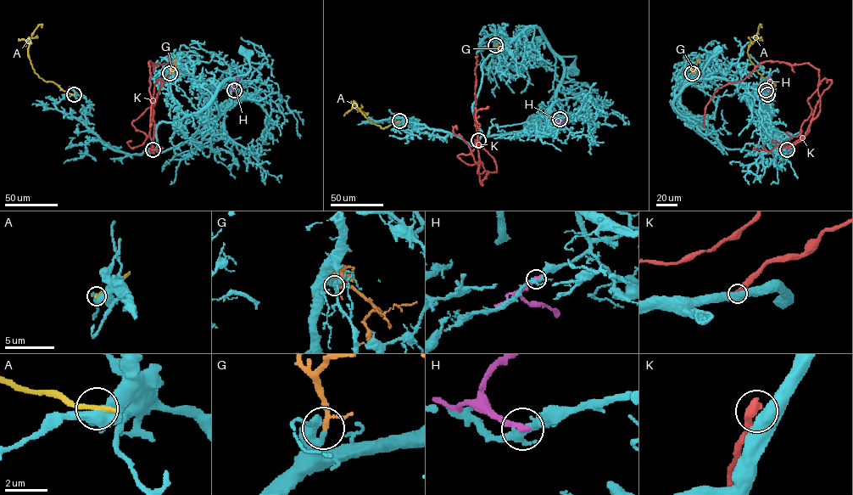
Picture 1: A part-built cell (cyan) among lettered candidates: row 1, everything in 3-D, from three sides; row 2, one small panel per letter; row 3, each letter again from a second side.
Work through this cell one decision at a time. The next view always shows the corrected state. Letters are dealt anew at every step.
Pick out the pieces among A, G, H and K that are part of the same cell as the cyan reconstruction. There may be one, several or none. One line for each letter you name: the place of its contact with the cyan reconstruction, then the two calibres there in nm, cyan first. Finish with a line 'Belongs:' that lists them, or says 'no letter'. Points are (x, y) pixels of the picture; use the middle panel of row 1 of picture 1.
G: (495, 45) | 280/180 nm
Belongs: G

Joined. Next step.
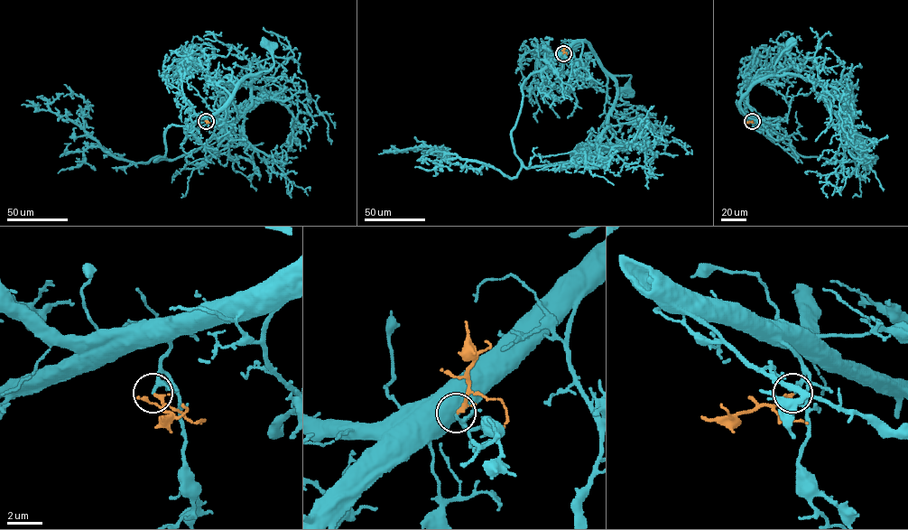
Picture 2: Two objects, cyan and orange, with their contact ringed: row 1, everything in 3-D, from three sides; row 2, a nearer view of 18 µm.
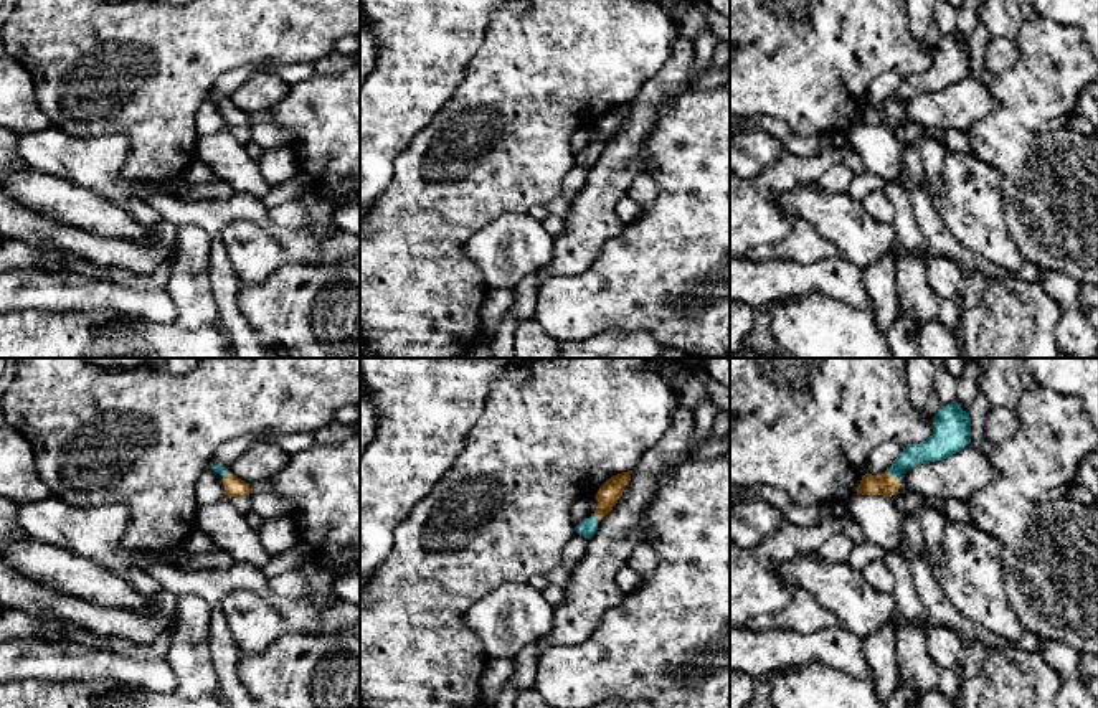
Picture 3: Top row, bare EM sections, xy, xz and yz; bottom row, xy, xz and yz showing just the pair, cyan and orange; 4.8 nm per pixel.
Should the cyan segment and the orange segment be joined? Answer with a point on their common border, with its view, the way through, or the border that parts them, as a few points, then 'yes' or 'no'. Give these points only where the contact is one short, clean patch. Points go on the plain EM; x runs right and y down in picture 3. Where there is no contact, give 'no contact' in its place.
contact yz (892, 104); way yz (935, 78), (913, 84), (892, 104), (884, 114); yes

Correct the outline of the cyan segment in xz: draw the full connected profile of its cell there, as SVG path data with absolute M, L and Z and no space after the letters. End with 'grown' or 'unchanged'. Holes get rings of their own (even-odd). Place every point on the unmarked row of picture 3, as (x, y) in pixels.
M632 101L613 106L601 116L598 124L594 125L594 129L598 130L594 145L580 152L575 157L576 163L583 165L588 170L593 168L593 165L598 160L598 152L604 149L613 140L613 137L618 134L618 130L622 127L622 120L631 111L631 104Z; grown

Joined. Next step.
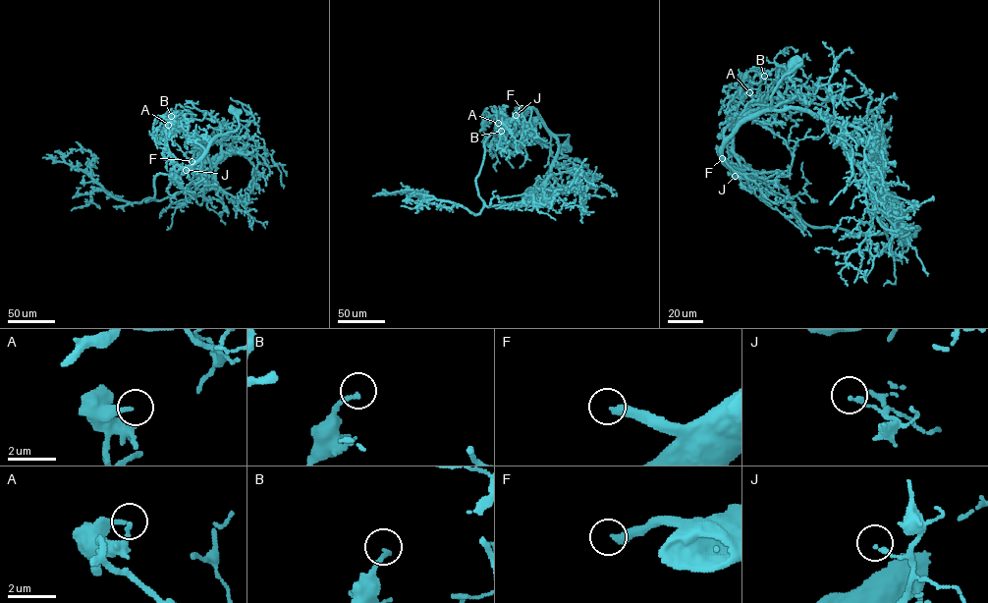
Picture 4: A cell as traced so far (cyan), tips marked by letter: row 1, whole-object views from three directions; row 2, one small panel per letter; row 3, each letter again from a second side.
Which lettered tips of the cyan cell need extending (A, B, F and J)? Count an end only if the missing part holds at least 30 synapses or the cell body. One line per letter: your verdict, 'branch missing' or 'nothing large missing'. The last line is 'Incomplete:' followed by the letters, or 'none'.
A: nothing large missing
B: nothing large missing
F: branch missing
J: nothing large missing
Incomplete: F

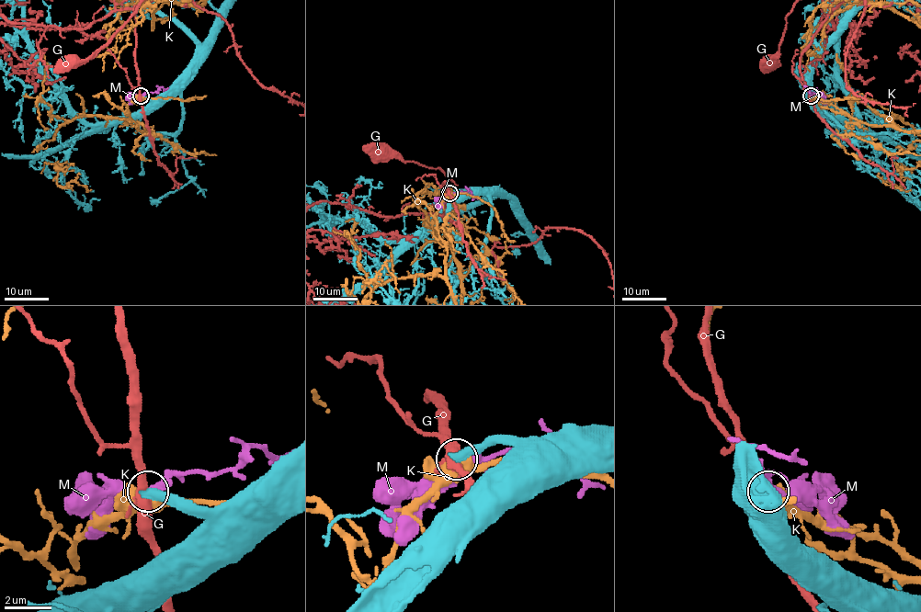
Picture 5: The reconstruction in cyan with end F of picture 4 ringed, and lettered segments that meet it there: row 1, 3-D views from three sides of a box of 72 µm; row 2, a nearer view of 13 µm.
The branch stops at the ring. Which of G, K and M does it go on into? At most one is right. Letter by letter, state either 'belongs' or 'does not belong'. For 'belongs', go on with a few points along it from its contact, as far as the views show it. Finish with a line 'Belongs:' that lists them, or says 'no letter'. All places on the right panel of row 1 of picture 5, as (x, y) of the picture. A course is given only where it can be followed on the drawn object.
G: does not belong
K: does not belong
M: does not belong
Belongs: no letter

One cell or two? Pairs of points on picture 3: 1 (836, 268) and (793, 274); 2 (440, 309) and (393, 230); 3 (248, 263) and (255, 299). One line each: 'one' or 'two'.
1: one
2: one
3: two

